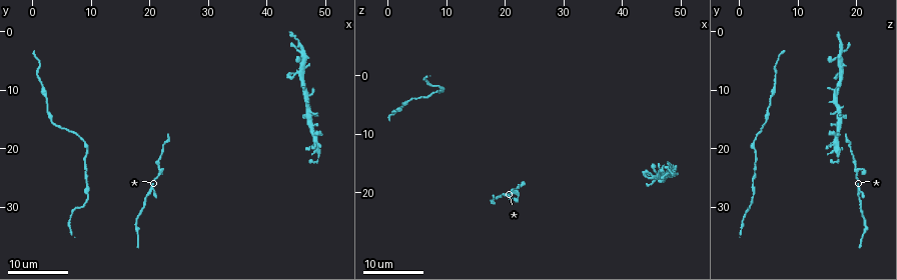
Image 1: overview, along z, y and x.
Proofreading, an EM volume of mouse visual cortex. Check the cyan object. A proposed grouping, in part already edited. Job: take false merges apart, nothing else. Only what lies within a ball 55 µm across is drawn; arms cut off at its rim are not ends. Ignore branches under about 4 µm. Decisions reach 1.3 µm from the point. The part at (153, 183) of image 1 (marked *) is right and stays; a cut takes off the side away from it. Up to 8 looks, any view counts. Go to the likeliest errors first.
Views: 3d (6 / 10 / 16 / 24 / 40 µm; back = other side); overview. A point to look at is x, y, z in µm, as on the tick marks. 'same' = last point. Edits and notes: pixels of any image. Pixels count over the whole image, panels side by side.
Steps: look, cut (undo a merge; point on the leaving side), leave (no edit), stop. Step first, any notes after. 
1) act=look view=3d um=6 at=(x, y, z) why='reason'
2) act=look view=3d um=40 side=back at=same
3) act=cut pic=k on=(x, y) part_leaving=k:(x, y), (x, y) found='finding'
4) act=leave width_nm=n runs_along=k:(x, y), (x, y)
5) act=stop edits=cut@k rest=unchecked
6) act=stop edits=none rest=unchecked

act=look view=3d um=24 at=(19.5, 27.5, 20.0)

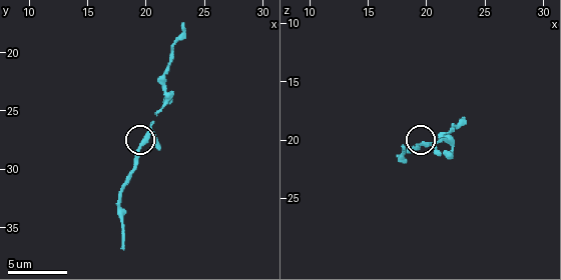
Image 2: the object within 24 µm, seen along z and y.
act=look view=3d um=6 at=(19.8, 27.8, 20.4)

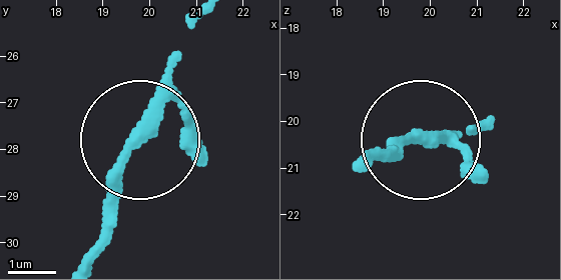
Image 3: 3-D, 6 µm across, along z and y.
act=leave side_arm_um=10 runs_along=3:(177, 53), (161, 120), (121, 168), (106, 248) found='one cell here'

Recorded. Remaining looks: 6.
act=look view=3d um=16 at=(9.0, 27.5, 2.5)

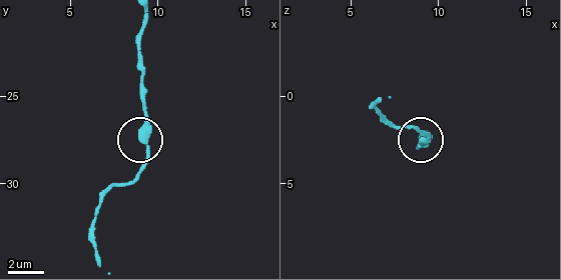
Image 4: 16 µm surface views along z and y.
act=look view=3d um=6 at=(9.0, 27.1, 2.6)

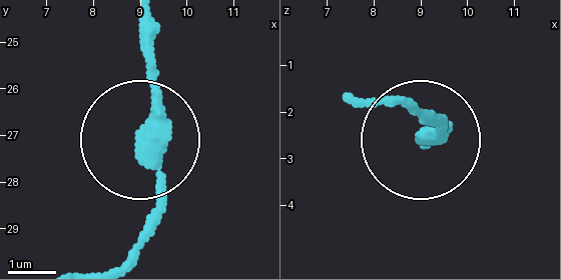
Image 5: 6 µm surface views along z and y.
act=leave width_nm=330 found='one cell here'

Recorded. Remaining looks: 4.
act=look view=3d um=16 at=(2.5, 14.0, 4.5) why='thick turns thin'

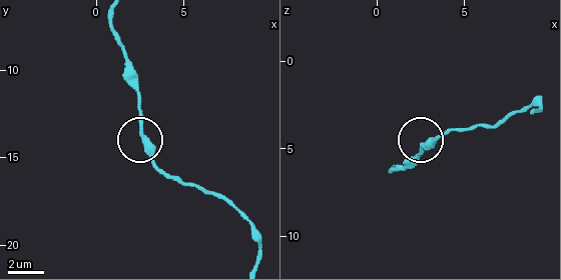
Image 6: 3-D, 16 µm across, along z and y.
act=look view=3d um=6 at=(2.7, 13.7, 4.9)

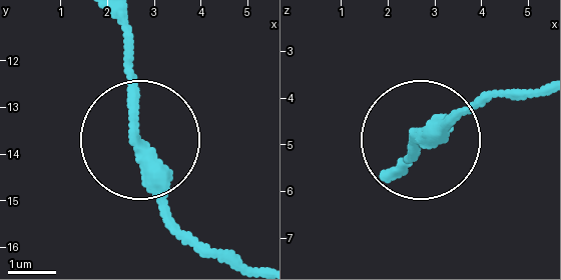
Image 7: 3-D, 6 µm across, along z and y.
act=leave runs_along=7:(223, 261), (175, 217), (143, 145), (127, 18) found='one cell here'

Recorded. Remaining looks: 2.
act=look view=3d um=16 at=(43.5, 8.0, 17.0) why='narrows sharply'

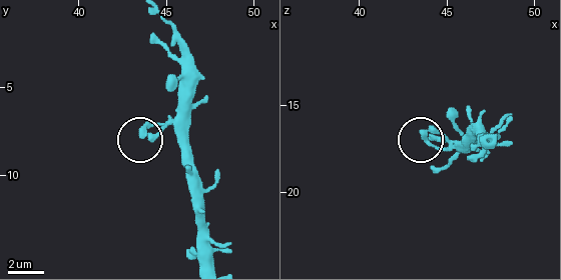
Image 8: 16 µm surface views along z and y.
act=look view=3d um=6 at=(43.6, 7.8, 16.6) why='zoom in'

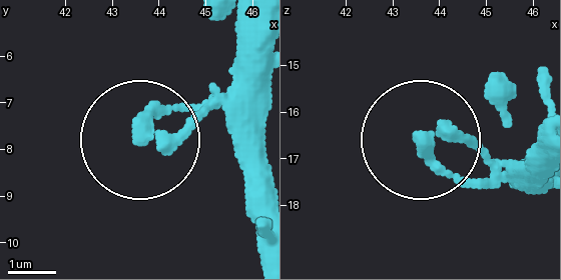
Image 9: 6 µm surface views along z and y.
act=leave found='continuous, no second cell'

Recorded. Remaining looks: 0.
act=stop edits=none rest=unchecked

